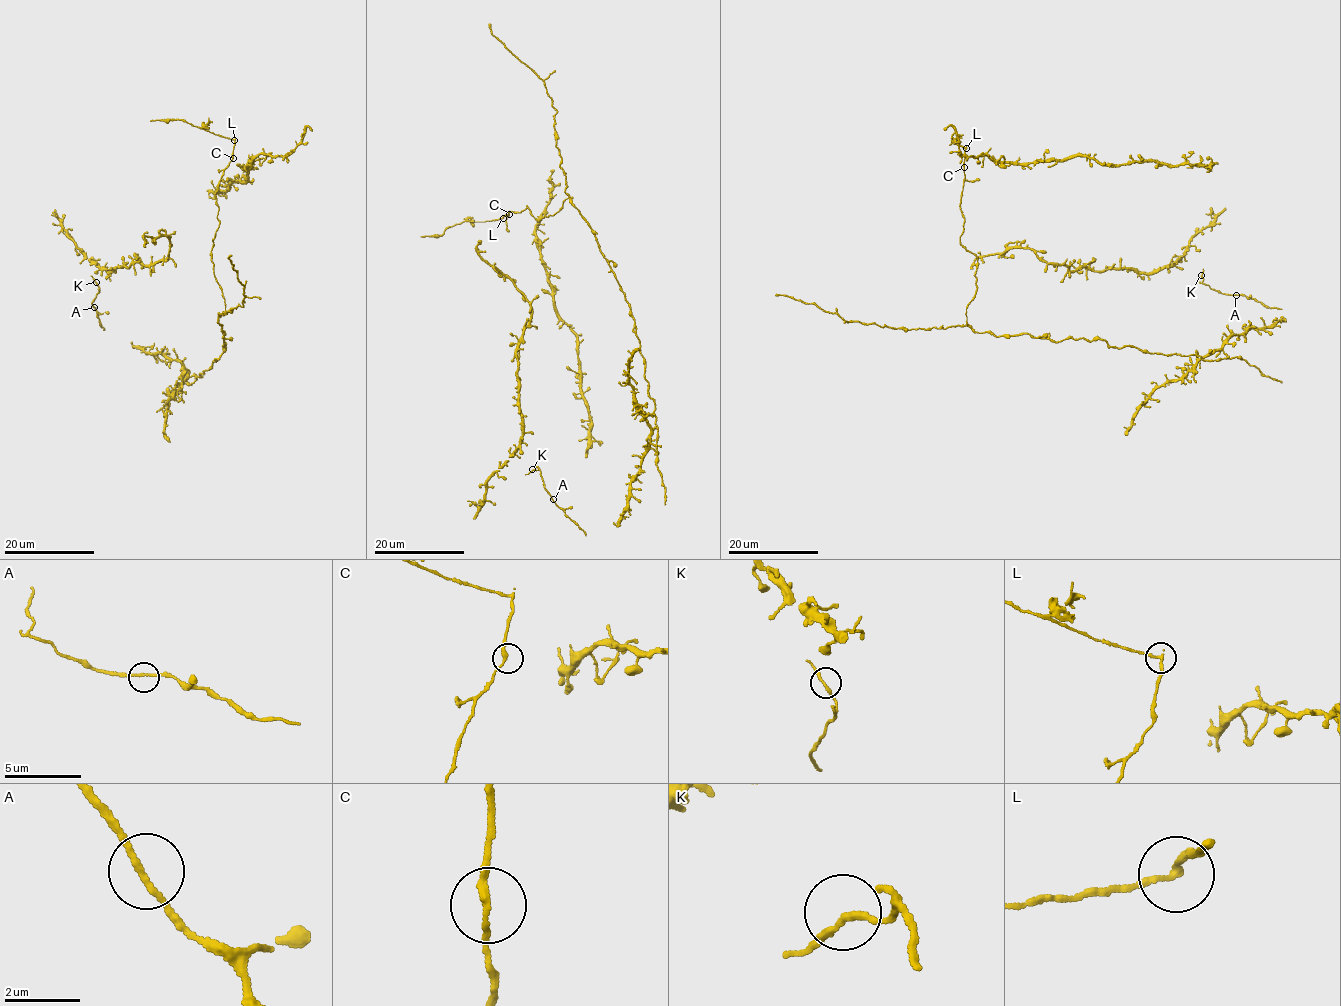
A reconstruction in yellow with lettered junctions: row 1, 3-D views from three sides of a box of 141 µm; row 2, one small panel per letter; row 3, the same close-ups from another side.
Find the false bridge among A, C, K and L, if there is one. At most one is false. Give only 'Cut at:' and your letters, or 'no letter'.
Cut at: L

